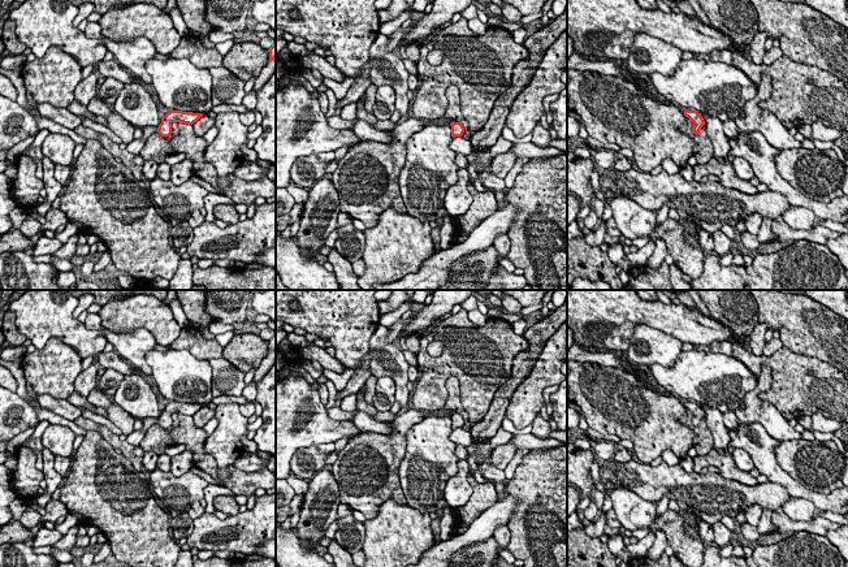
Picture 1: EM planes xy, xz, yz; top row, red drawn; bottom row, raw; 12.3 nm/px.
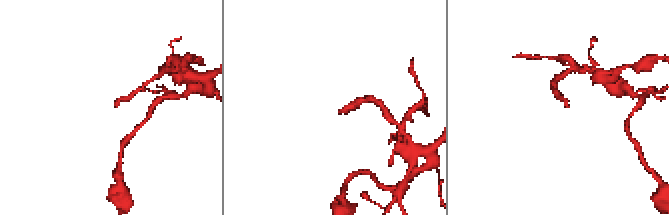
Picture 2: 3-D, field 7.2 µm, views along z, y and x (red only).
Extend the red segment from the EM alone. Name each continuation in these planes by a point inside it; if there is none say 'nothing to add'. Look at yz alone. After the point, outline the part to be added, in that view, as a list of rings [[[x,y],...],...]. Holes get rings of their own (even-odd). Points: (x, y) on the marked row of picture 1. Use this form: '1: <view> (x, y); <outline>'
nothing to add

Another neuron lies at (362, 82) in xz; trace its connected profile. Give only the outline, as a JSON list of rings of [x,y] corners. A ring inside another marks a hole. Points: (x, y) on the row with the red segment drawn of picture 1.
[[[372,57],[368,59],[362,74],[358,75],[356,78],[354,78],[355,82],[349,88],[346,96],[336,104],[336,109],[338,107],[343,108],[347,104],[356,103],[360,99],[360,96],[365,94],[365,90],[371,85],[371,82],[369,82],[371,68],[372,68]]]

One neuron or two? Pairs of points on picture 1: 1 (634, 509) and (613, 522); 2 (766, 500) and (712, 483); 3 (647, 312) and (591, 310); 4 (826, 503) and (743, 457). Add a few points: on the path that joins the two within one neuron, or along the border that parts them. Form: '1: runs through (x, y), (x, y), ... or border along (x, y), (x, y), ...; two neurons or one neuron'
1: border along (611, 509), (622, 526); two neurons
2: runs through (753, 496), (725, 496); one neuron
3: runs through (632, 310), (605, 310); one neuron
4: border along (735, 448), (742, 448), (751, 457), (755, 467); two neurons

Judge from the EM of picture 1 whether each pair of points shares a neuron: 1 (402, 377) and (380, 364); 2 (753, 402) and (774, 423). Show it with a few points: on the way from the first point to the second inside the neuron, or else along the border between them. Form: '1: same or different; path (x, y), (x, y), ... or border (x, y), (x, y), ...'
1: same; path (397, 372), (389, 364), (385, 364)
2: same; path (757, 407), (769, 418)

